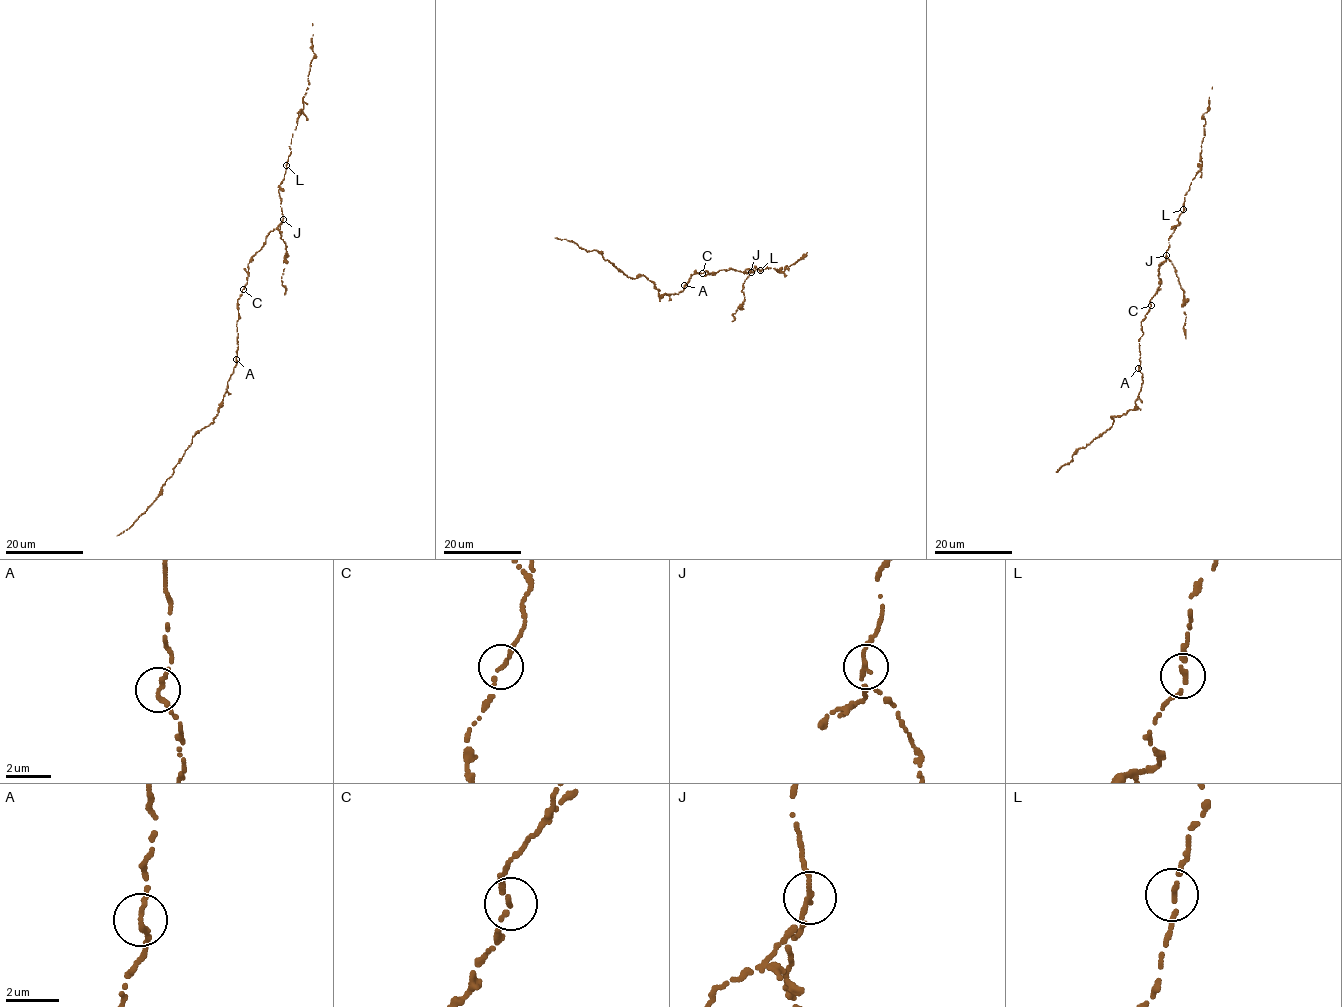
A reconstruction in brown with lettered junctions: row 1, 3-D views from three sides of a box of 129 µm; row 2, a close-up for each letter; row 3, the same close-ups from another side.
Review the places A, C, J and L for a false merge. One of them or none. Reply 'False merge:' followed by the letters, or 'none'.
False merge: J

